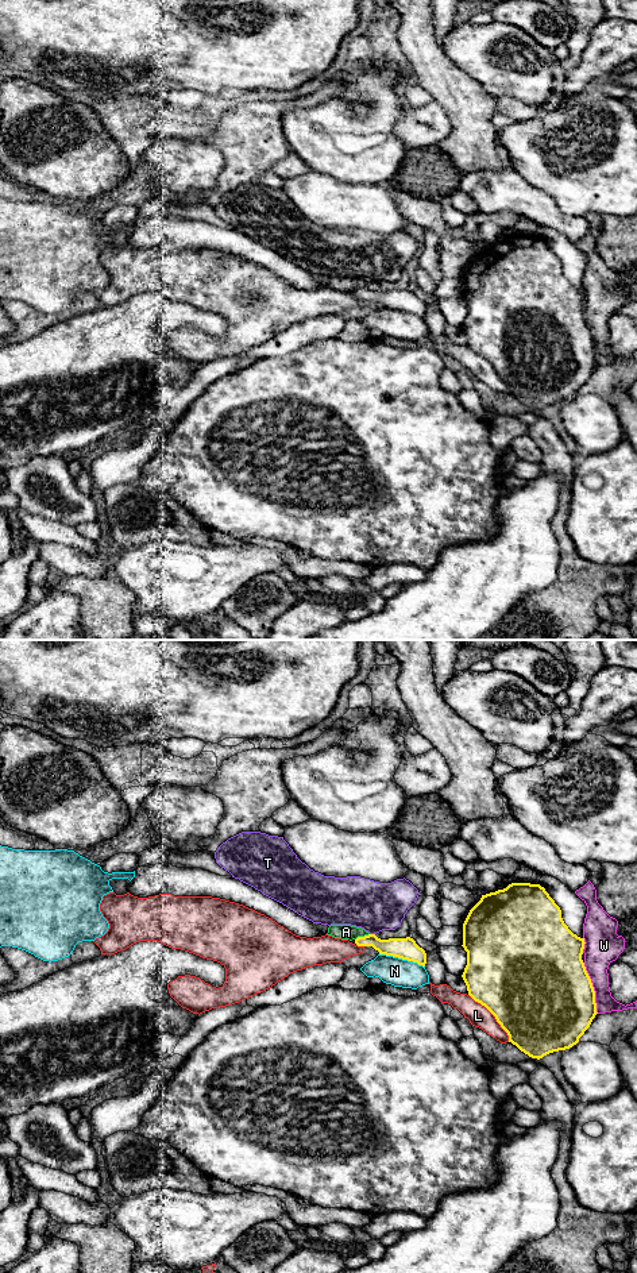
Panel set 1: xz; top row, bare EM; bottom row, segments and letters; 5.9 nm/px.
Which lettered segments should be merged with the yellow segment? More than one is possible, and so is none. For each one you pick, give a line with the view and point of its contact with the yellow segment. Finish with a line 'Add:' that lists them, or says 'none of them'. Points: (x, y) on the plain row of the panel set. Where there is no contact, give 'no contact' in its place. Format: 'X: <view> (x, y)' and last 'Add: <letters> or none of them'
Add: none of them

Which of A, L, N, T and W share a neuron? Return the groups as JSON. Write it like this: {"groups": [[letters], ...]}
{"groups": [["A"], ["L"], ["N"], ["T"], ["W"]]}

